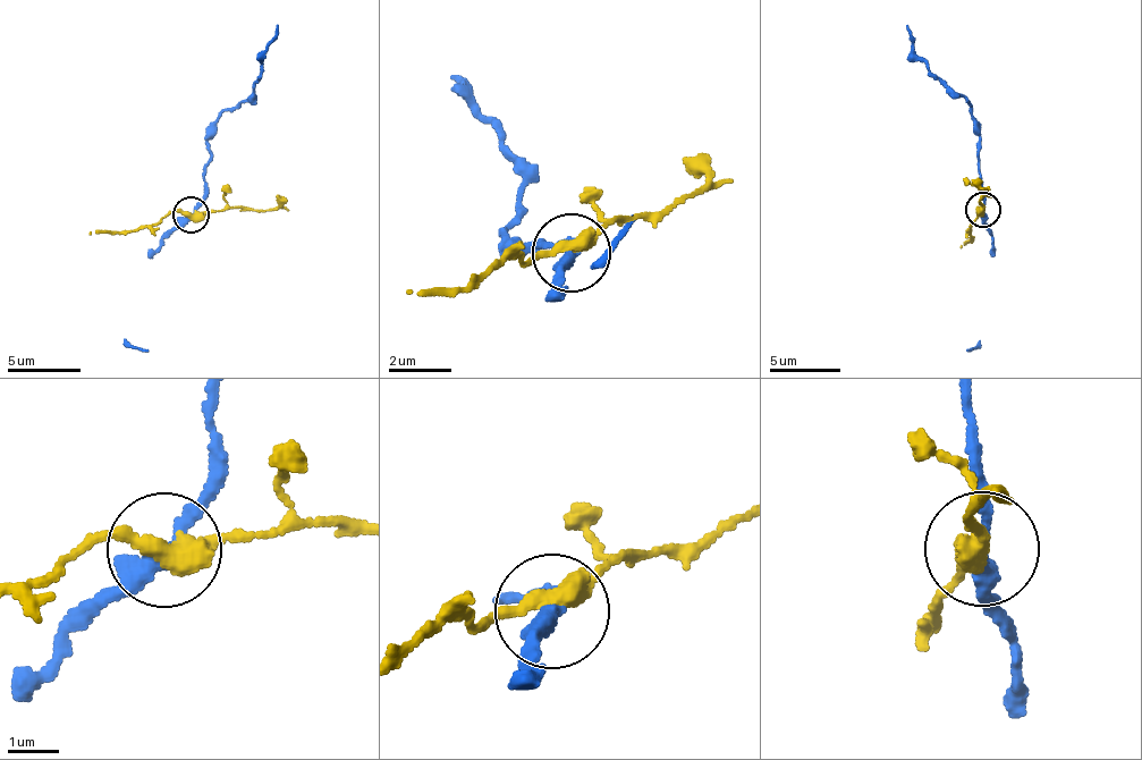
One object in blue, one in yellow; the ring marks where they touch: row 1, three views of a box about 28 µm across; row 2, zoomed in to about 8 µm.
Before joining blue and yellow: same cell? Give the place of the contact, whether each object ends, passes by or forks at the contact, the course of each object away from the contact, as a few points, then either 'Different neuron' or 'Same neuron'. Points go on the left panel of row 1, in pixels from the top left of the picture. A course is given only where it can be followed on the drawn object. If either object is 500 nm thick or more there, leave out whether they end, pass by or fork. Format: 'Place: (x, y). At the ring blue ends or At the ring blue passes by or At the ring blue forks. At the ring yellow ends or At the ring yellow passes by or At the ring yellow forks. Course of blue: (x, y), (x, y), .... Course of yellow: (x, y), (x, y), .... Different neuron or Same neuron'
Place: (191, 214). At the ring blue passes by. At the ring yellow passes by. Course of blue: (191, 216), (203, 197), (203, 172), (210, 161), (209, 129), (237, 102), (251, 99), (278, 24). Course of yellow: (191, 216), (172, 211), (144, 228), (91, 234). Different neuron

